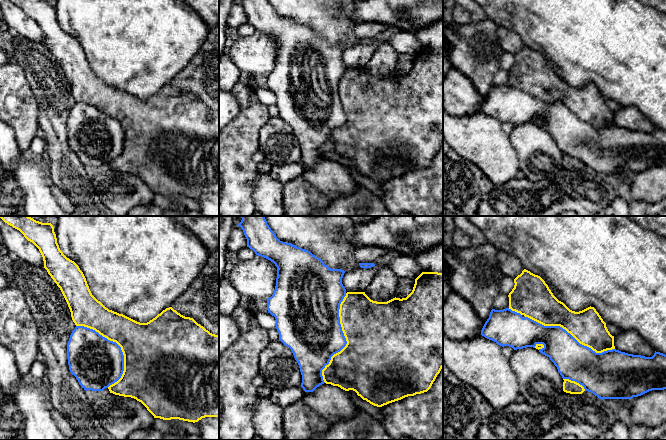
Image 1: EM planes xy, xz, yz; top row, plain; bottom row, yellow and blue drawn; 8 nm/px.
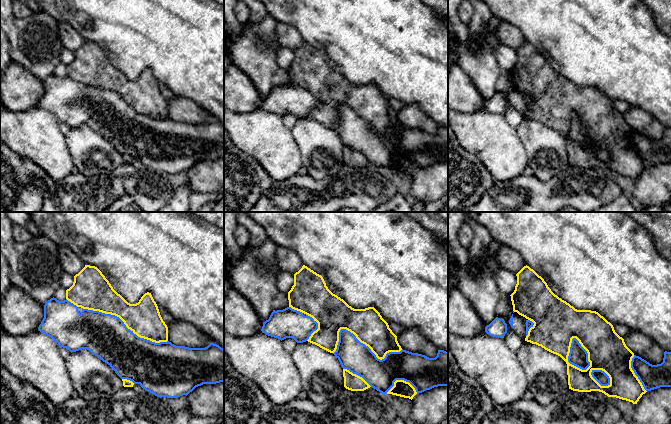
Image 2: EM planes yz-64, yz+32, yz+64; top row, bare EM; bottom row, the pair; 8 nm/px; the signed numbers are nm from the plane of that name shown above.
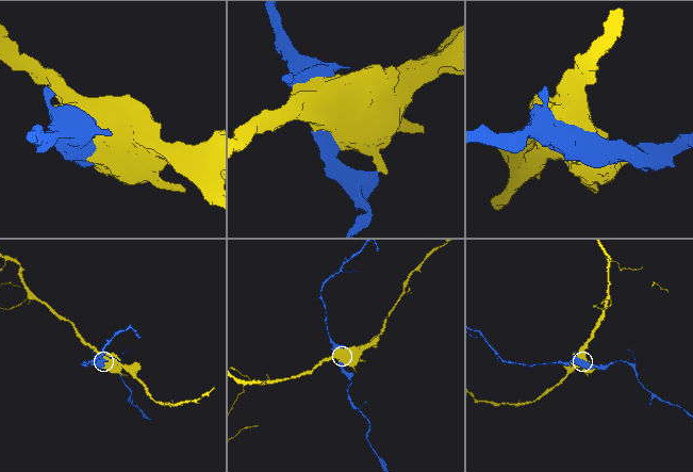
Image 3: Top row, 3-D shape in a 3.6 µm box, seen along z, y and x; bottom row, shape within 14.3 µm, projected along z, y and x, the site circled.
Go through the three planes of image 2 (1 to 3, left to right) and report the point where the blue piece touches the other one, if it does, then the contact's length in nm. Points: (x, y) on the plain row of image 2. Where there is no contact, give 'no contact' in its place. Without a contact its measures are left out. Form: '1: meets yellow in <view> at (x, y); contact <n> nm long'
1: meets yellow in yz-64 at (125, 100); contact 750 nm long
2: meets yellow in yz+32 at (360, 117); contact 550 nm long
3: meets yellow in yz+64 at (587, 128); contact 280 nm long

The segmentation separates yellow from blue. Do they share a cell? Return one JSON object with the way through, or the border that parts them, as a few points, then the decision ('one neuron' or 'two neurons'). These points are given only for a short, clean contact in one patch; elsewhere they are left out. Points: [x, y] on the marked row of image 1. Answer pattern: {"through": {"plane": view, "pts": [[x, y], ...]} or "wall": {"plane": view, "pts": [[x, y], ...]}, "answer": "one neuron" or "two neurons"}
{"answer": "two neurons"}

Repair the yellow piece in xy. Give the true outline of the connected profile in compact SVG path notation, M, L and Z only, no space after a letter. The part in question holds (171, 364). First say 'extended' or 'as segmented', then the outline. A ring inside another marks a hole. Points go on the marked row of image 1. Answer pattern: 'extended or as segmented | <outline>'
as segmented | M0 216L19 230L40 251L44 268L60 288L76 326L95 330L110 341L116 342L124 355L124 371L121 378L108 387L110 393L131 397L141 402L154 416L163 420L179 419L198 422L205 417L219 417L219 336L210 333L193 318L185 317L172 307L166 308L147 323L137 322L123 314L106 308L91 293L86 278L79 266L67 258L57 243L51 223L42 223L29 216Z

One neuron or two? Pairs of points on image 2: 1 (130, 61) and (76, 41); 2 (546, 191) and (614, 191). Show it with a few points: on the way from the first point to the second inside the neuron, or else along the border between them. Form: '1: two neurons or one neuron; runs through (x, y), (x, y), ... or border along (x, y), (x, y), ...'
1: two neurons; border along (67, 24), (85, 40)
2: one neuron; runs through (563, 197), (597, 198)

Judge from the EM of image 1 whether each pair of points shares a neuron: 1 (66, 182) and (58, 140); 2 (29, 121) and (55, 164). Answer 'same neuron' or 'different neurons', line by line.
1: same neuron
2: different neurons

